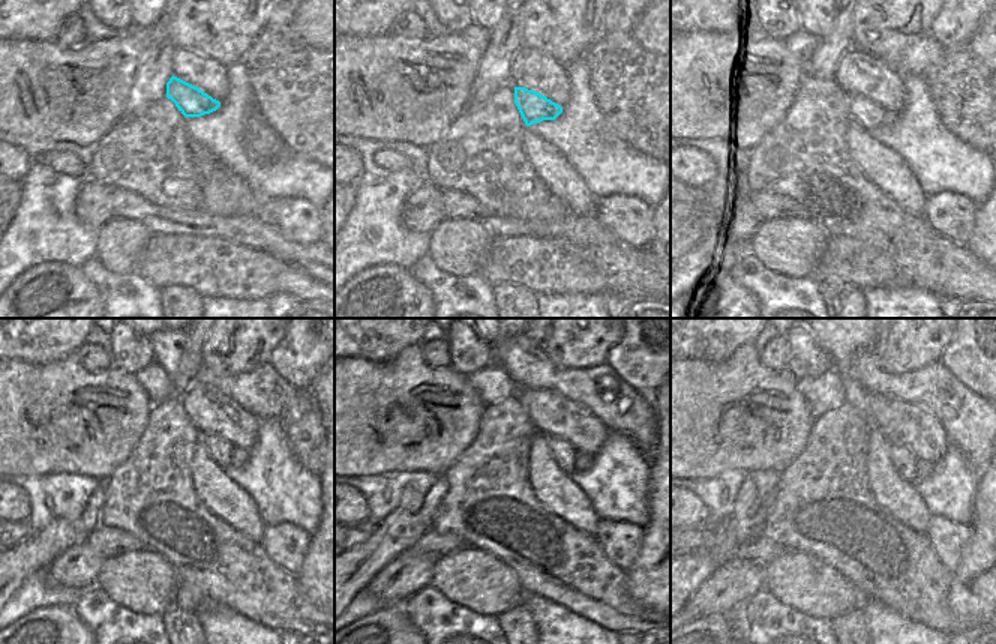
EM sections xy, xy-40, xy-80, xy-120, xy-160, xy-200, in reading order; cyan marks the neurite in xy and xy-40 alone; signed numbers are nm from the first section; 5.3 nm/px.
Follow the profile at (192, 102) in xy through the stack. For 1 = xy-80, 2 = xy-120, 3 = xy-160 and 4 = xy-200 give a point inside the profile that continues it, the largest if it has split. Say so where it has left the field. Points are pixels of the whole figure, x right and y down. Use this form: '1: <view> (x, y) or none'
1: xy-80 (869, 114)
2: xy-120 (221, 451)
3: xy-160 (563, 454)
4: xy-200 (905, 463)

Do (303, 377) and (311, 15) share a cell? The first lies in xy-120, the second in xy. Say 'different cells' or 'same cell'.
different cells

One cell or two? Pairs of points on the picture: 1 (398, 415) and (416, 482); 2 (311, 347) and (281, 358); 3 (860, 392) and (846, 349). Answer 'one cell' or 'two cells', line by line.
1: two cells
2: one cell
3: one cell

